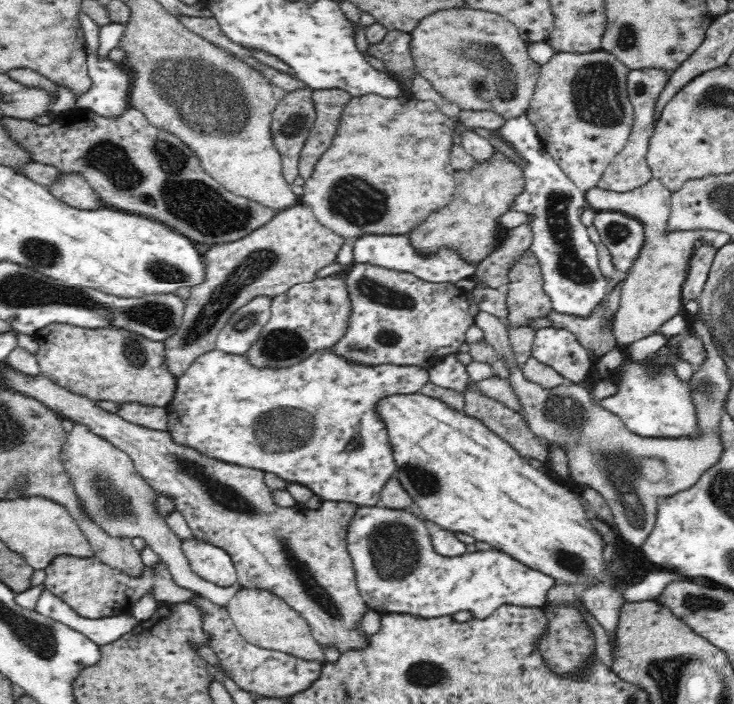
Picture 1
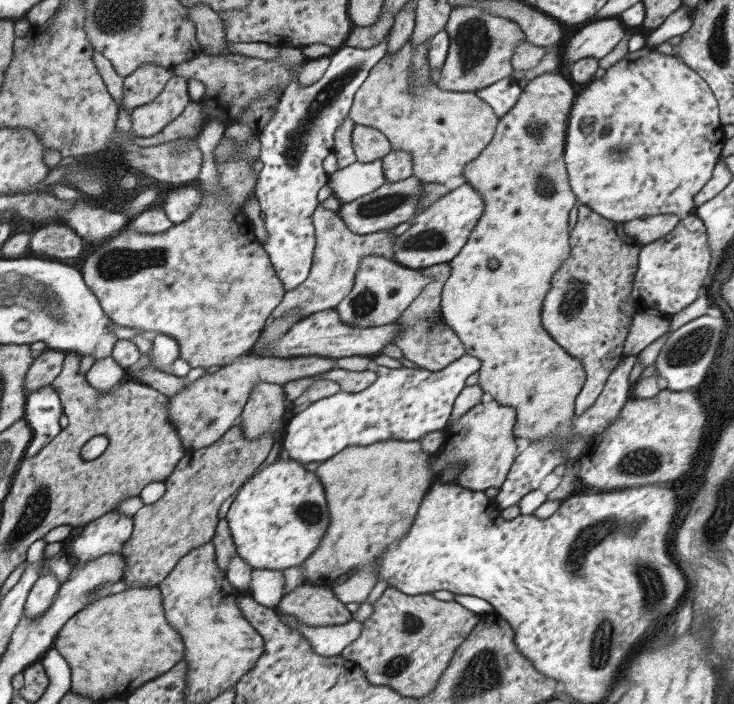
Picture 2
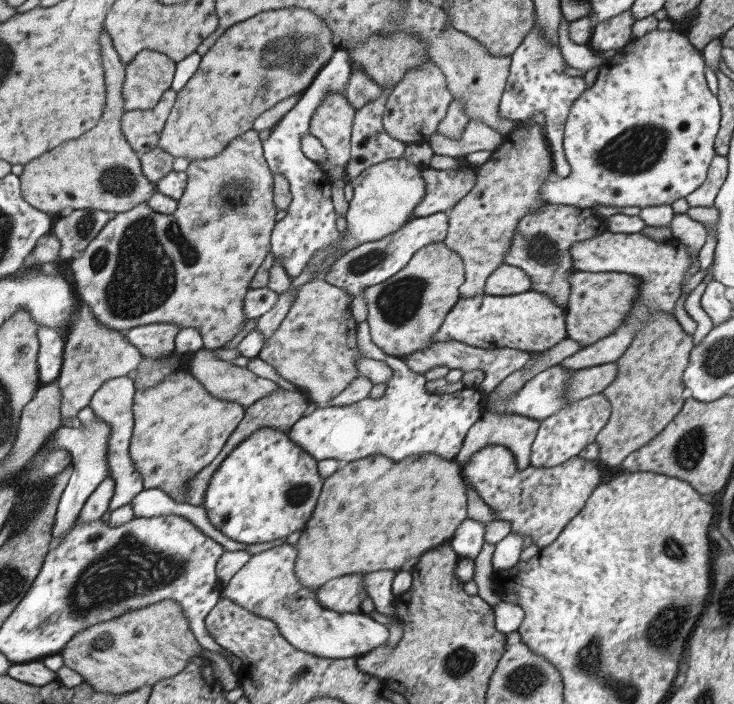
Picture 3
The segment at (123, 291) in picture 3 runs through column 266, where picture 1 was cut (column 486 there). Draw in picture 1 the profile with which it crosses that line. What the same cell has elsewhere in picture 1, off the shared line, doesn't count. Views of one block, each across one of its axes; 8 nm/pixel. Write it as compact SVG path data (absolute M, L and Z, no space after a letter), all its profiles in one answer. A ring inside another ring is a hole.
M494 148L490 160L486 162L476 160L474 168L470 170L456 170L454 180L456 180L454 200L440 212L432 214L408 236L414 248L424 256L432 256L442 248L452 248L466 262L480 264L488 258L488 254L492 254L496 248L500 248L506 242L508 230L504 230L504 226L498 222L498 216L506 214L514 198L522 194L524 170L518 162L508 160L502 152Z

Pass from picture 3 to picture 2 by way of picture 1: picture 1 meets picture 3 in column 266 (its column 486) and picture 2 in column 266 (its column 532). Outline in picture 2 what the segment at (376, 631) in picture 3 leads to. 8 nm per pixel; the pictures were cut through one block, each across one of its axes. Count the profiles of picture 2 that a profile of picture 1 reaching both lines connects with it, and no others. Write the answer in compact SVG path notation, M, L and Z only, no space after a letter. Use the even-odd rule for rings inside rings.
M253 568L247 594L257 604L263 604L265 608L275 608L279 600L283 598L283 586L285 586L283 572L267 570L267 568Z

